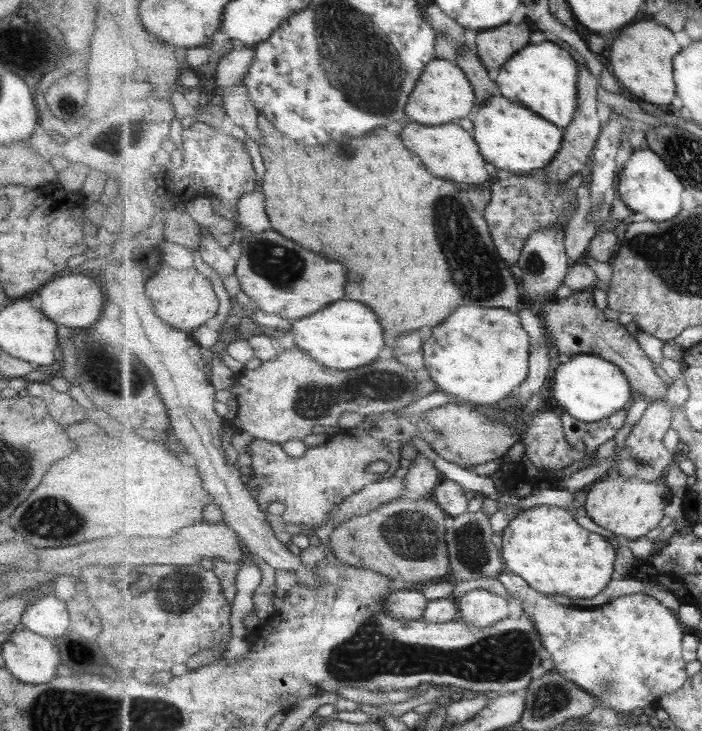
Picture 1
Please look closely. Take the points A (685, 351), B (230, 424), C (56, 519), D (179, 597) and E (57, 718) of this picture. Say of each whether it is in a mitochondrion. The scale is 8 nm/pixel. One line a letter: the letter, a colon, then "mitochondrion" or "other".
A: other
B: other
C: mitochondrion
D: mitochondrion
E: mitochondrion

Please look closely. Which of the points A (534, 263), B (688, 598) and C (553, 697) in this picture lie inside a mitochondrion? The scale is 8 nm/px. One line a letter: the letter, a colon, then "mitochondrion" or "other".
A: mitochondrion
B: other
C: mitochondrion

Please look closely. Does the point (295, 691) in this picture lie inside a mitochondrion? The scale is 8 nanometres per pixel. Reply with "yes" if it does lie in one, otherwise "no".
no

